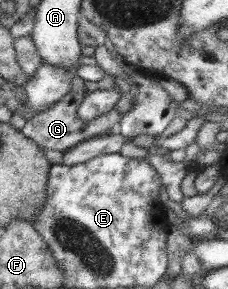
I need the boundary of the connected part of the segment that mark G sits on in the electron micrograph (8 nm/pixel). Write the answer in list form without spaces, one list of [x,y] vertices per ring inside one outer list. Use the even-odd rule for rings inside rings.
[[[67,92],[47,110],[41,110],[32,118],[28,117],[21,132],[41,150],[55,150],[64,153],[81,141],[87,141],[93,136],[109,135],[109,131],[114,132],[116,130],[122,114],[115,109],[111,109],[107,113],[91,119],[91,121],[77,119],[77,108],[81,105],[82,99],[81,93]]]

